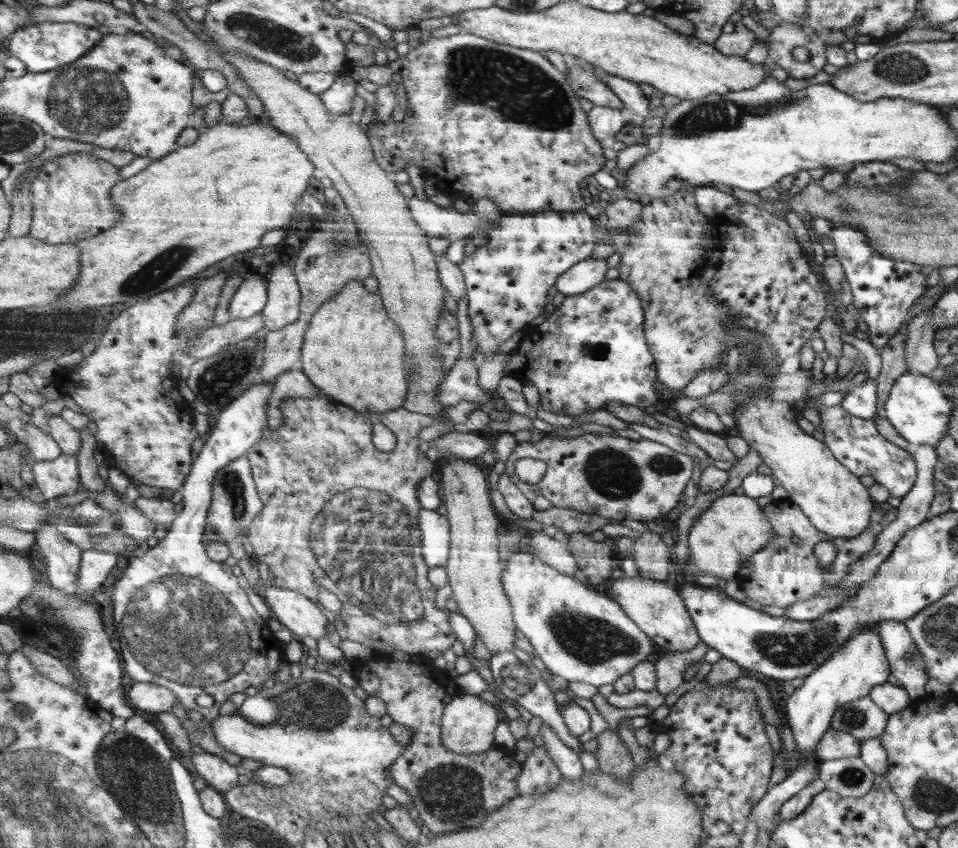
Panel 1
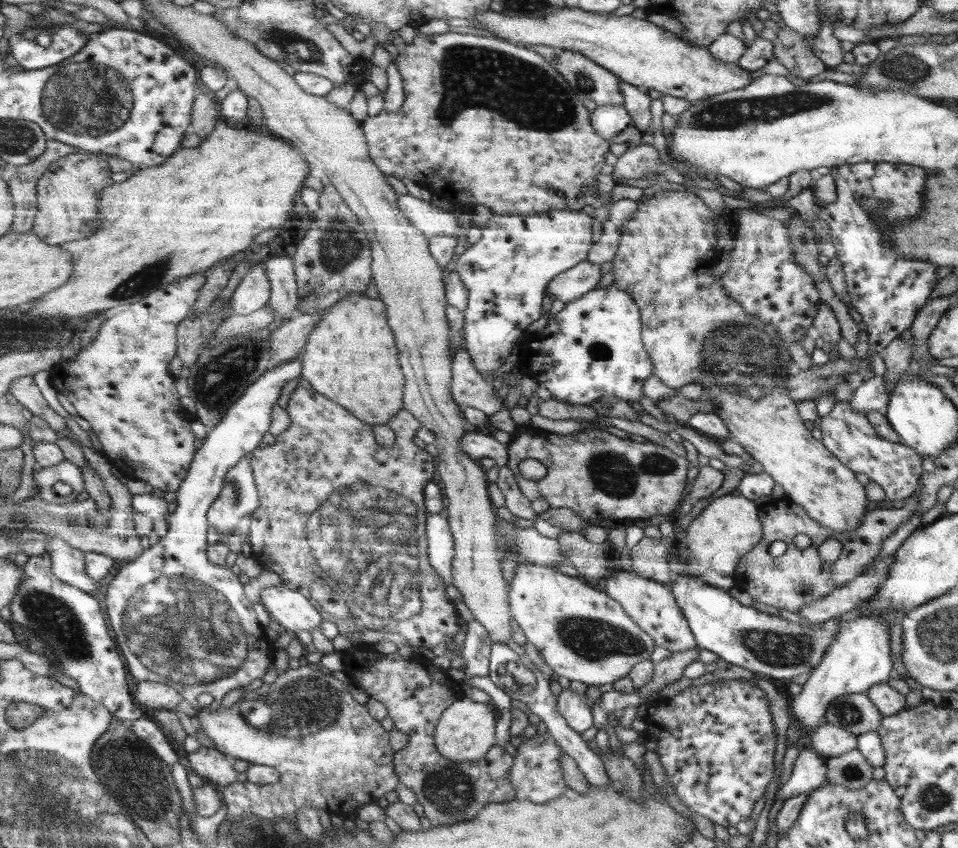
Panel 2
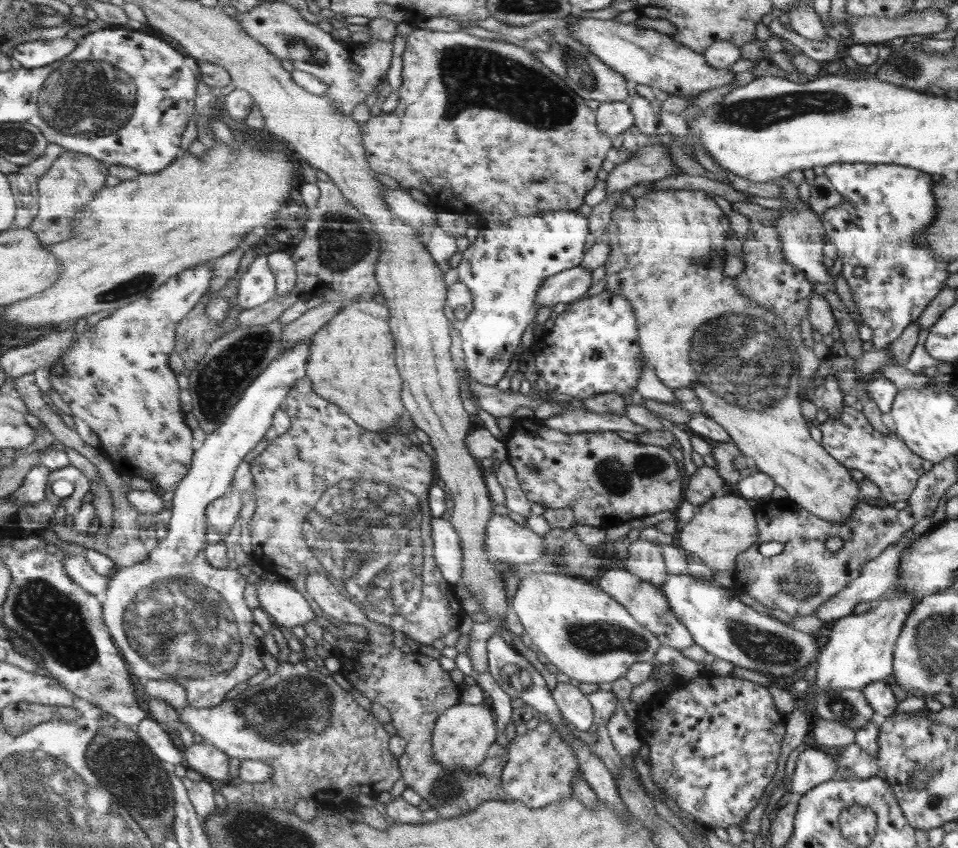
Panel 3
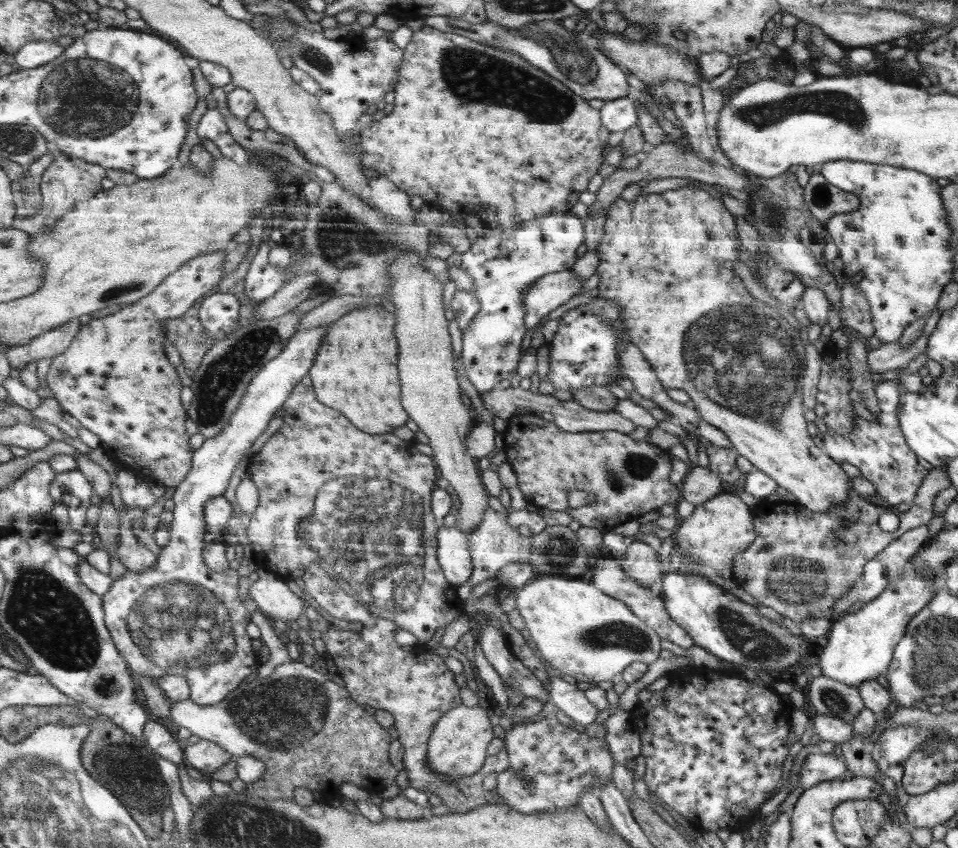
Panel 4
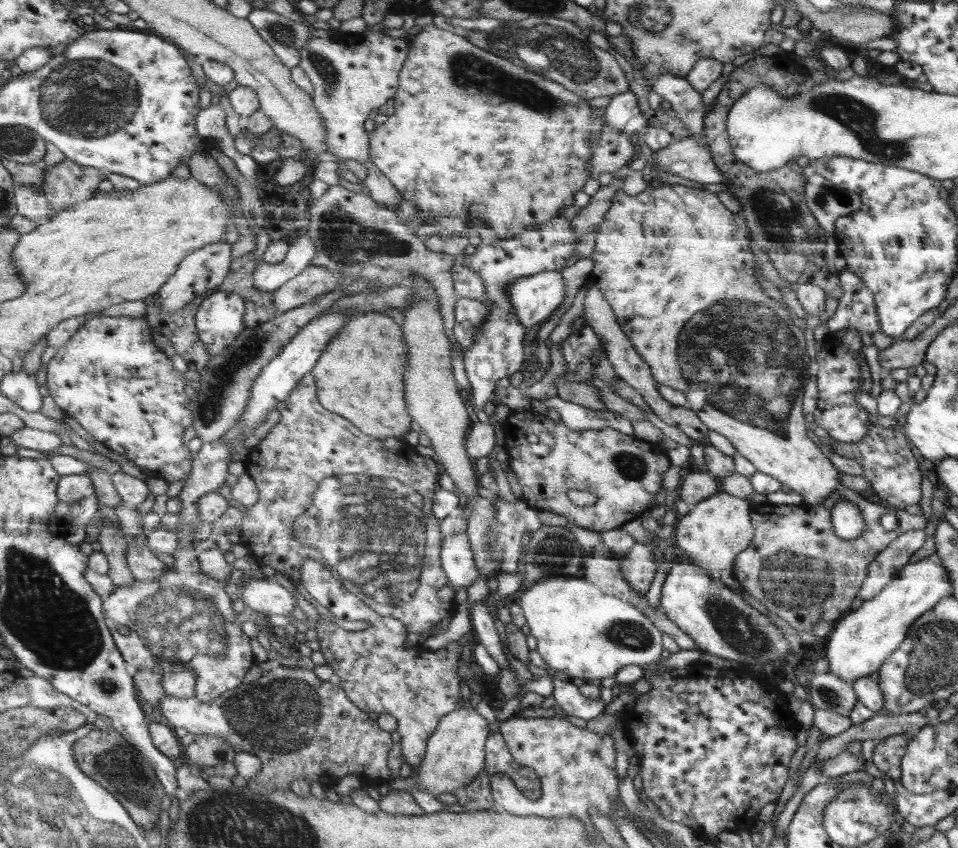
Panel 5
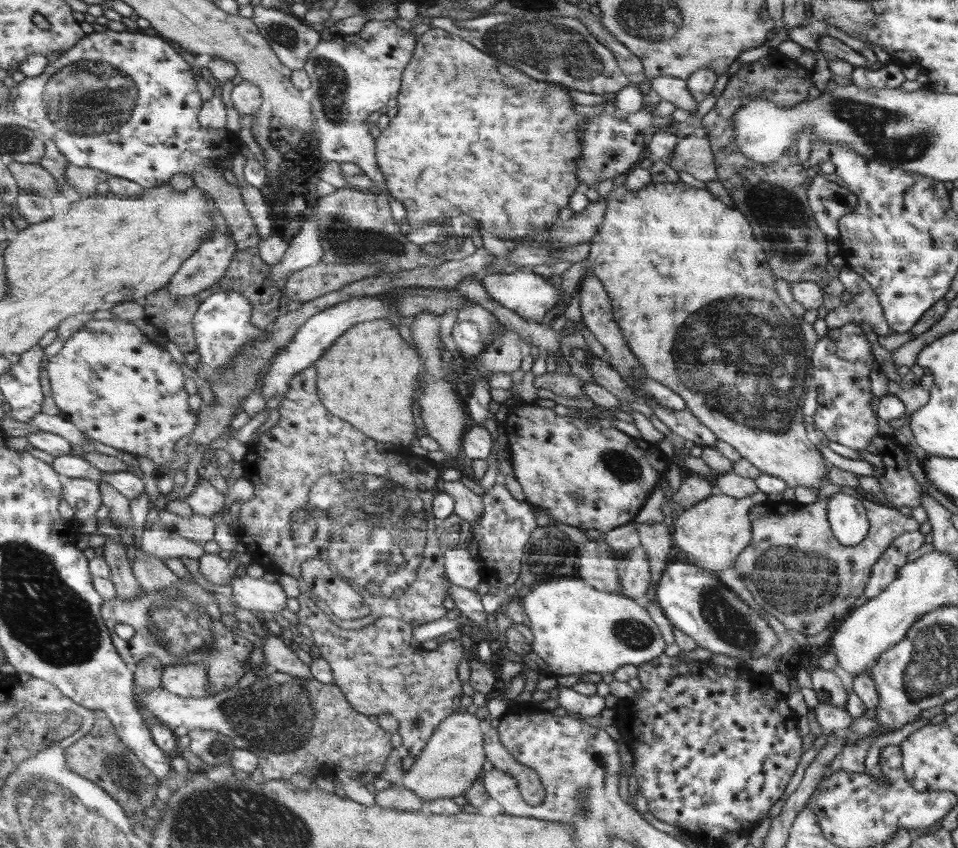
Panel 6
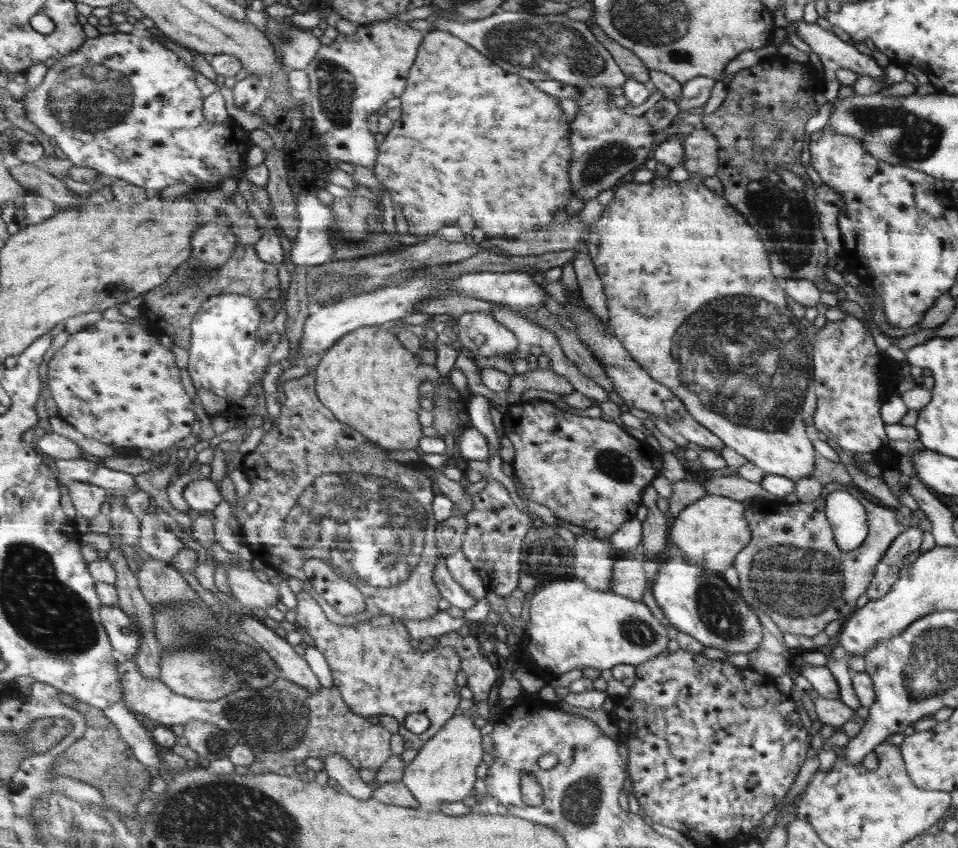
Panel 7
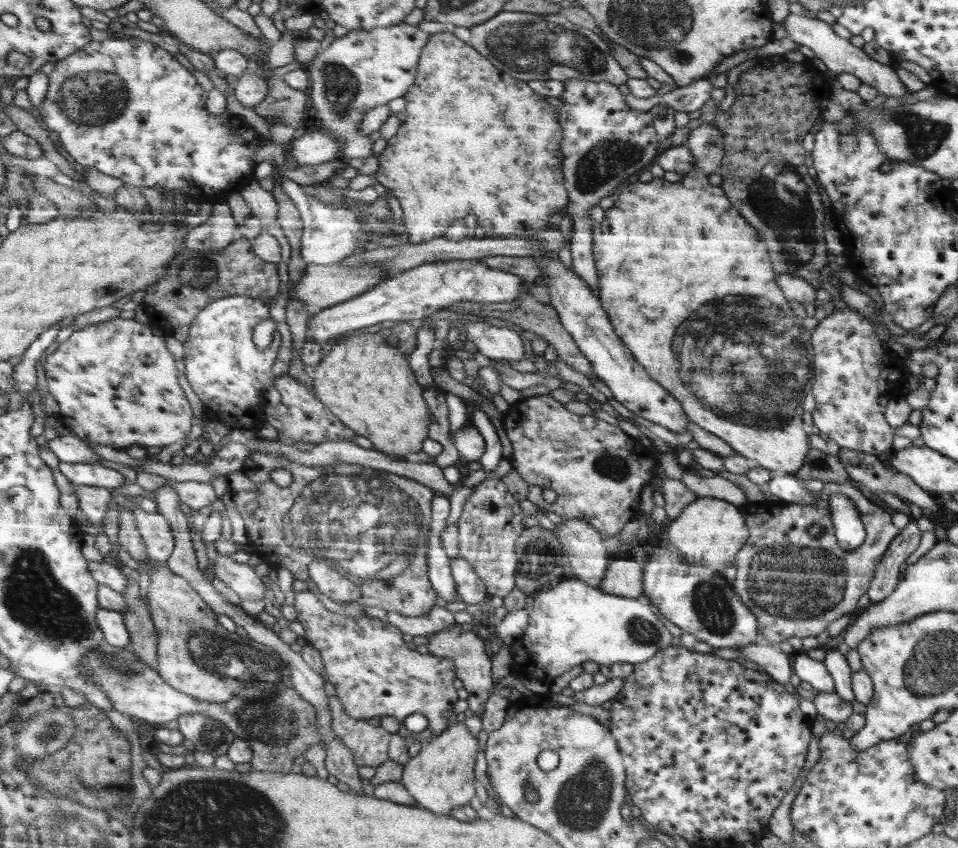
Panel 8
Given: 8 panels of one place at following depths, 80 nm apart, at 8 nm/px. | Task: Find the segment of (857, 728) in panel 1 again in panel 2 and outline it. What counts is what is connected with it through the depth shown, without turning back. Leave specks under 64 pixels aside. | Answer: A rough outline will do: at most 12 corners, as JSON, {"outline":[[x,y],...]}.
{"outline":[[866,693],[838,697],[825,723],[858,736],[876,731],[881,711]]}

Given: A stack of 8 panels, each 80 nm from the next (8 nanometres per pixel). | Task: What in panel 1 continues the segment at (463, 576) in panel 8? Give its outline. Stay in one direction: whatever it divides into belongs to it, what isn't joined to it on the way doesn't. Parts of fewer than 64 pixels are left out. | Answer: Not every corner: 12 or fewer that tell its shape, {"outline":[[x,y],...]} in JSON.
{"outline":[[421,509],[422,554],[429,568],[449,560],[449,519]]}

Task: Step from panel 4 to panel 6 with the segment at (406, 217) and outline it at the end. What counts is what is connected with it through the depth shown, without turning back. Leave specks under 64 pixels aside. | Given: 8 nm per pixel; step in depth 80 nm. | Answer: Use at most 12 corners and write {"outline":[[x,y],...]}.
{"outline":[[392,19],[320,41],[321,157],[388,192],[367,118],[397,98],[417,36]]}

